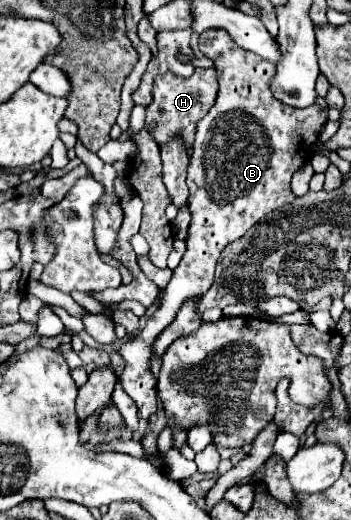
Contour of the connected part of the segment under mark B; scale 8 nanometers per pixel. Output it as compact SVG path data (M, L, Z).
M204 31L198 39L198 49L214 61L214 67L218 71L218 97L214 107L198 121L194 151L190 157L188 167L188 209L192 213L192 221L188 227L186 237L186 253L180 261L180 265L174 269L174 275L164 289L164 297L160 307L152 313L152 317L146 321L144 331L120 347L120 353L126 361L126 369L122 373L122 385L124 391L136 401L142 419L148 419L156 411L156 381L150 371L150 359L152 359L152 341L176 319L176 313L180 307L194 297L202 297L214 283L214 267L216 261L226 245L240 239L252 225L256 225L262 217L272 213L278 207L284 207L292 203L294 193L290 191L290 179L296 169L300 169L310 157L314 155L314 143L318 141L318 133L326 123L326 109L320 111L318 105L296 109L280 103L272 97L268 91L270 77L274 75L274 63L262 59L260 55L252 51L244 51L232 43L230 35L224 35L224 31Z

